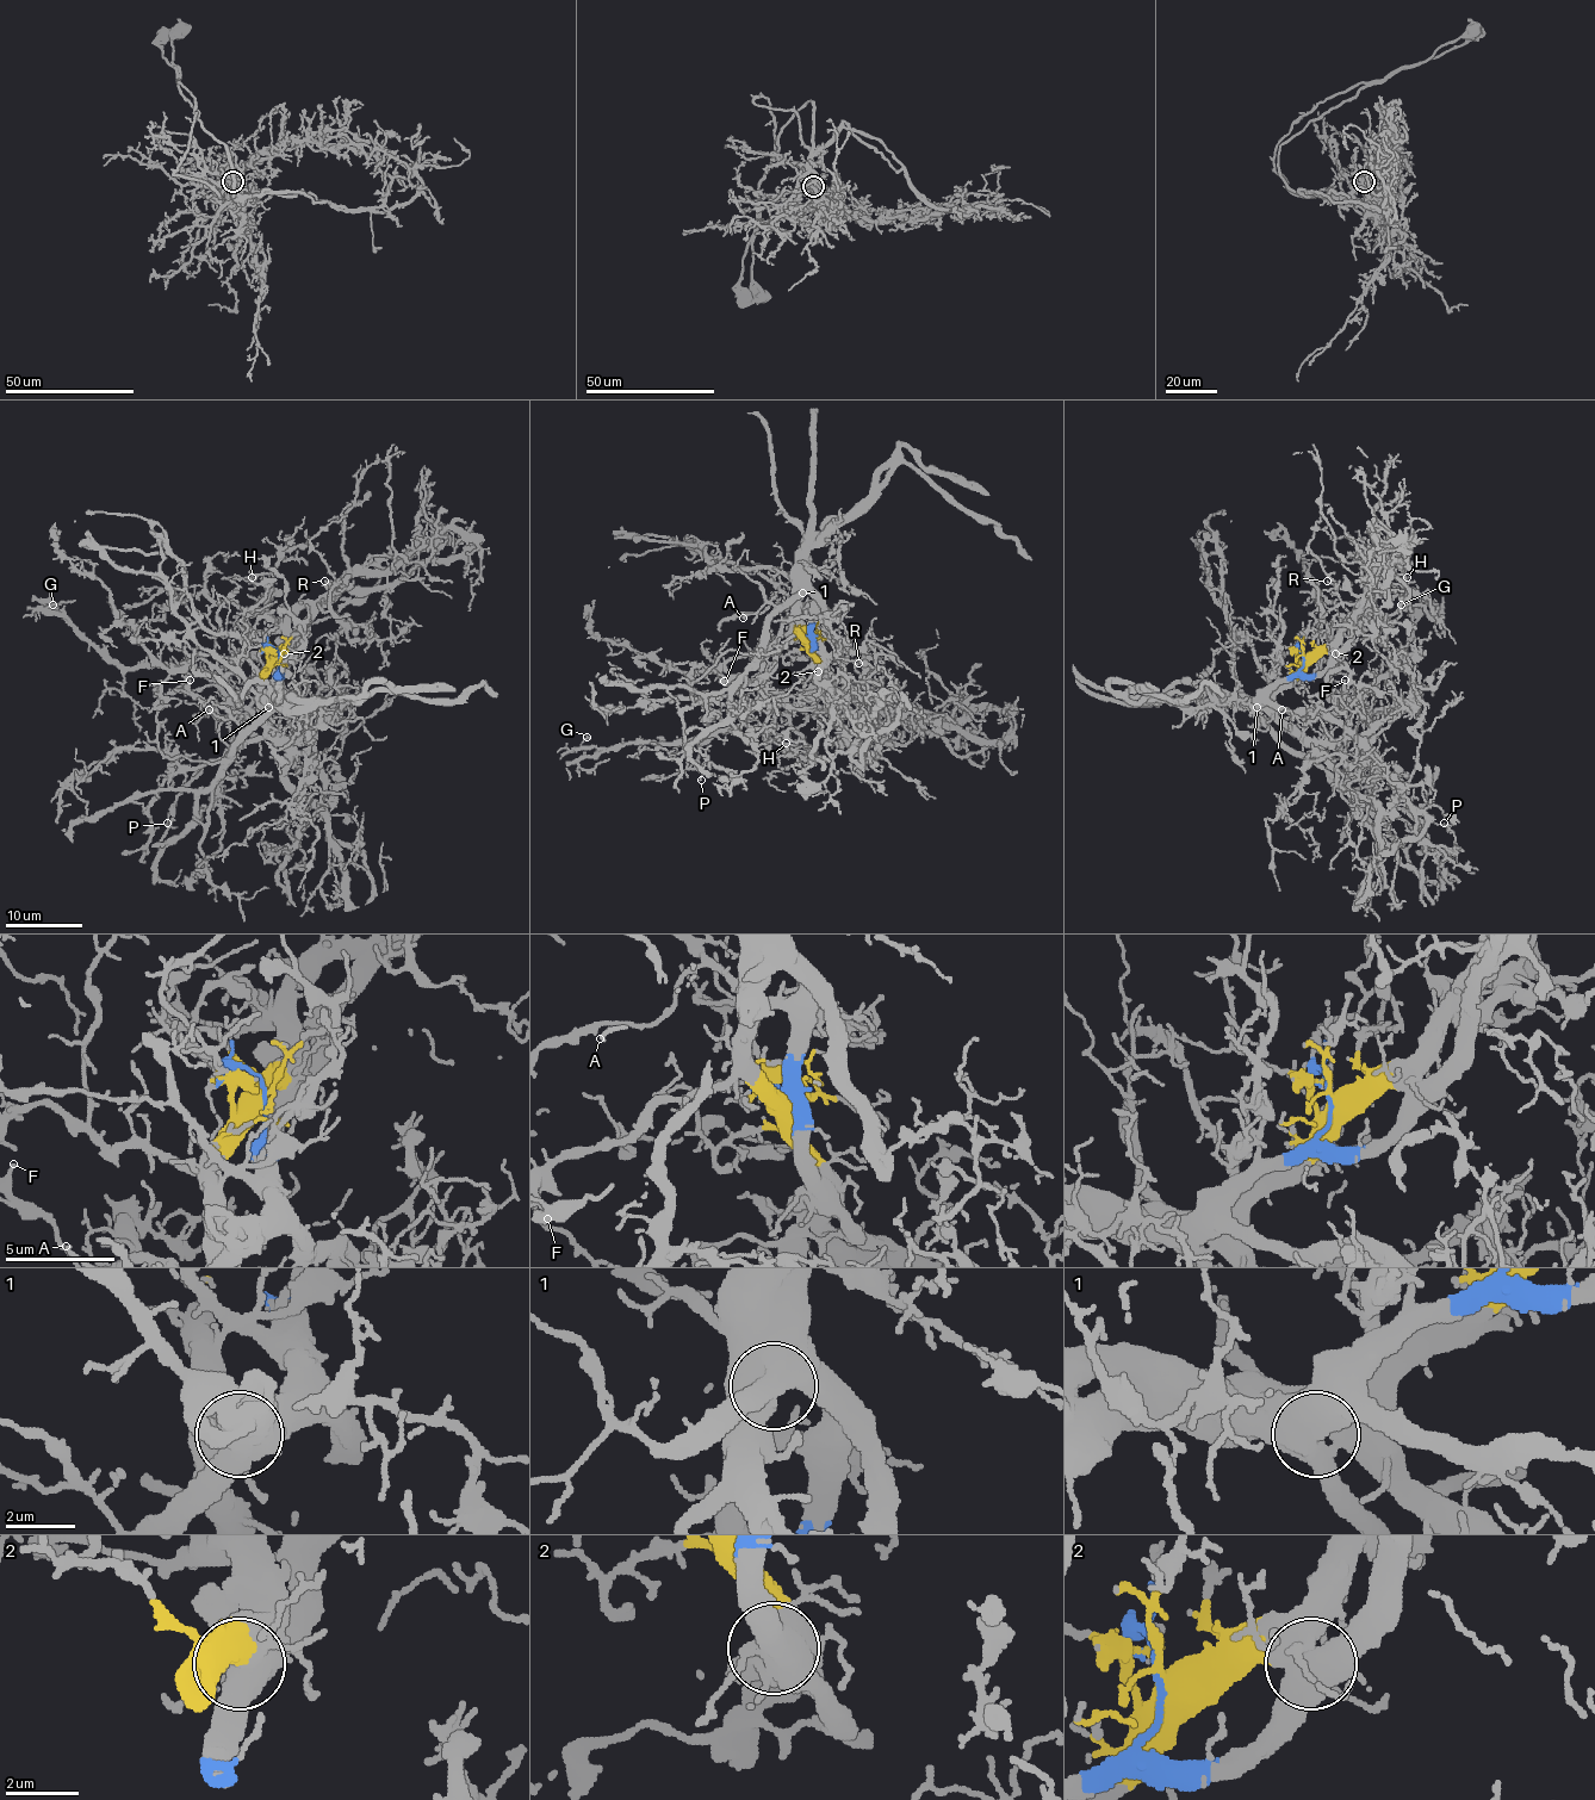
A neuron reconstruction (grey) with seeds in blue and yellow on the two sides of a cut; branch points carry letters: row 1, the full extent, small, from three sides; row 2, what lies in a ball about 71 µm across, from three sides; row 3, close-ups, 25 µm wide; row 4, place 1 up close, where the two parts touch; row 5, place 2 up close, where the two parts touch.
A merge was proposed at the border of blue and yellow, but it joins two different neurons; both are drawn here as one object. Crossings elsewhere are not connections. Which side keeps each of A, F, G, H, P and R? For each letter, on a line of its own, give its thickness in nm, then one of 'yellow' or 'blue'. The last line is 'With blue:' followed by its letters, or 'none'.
A: 170 nm thick; blue
F: 240 nm thick; blue
G: 150 nm thick; yellow
H: 120 nm thick; yellow
P: 110 nm thick; blue
R: 110 nm thick; blue
With blue: A, F, P, R

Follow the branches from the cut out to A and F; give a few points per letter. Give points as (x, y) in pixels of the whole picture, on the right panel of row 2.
A: (1303, 658), (1294, 674), (1278, 677), (1257, 701), (1257, 712), (1271, 730), (1266, 720), (1276, 718), (1282, 708)
F: (1303, 658), (1294, 674), (1263, 697), (1257, 717), (1286, 745), (1311, 761), (1322, 755), (1346, 680)

